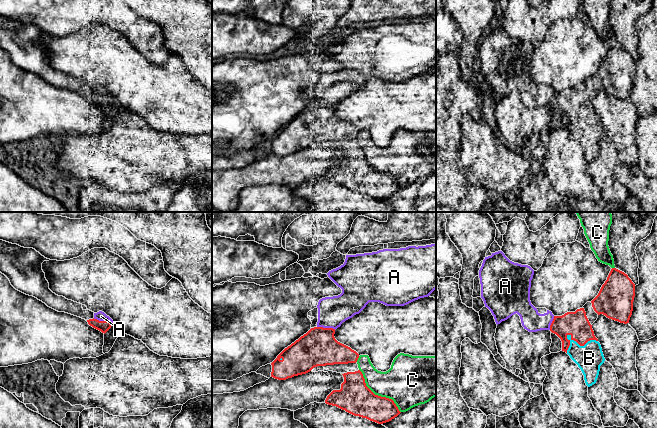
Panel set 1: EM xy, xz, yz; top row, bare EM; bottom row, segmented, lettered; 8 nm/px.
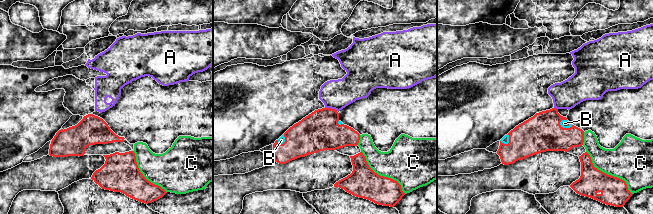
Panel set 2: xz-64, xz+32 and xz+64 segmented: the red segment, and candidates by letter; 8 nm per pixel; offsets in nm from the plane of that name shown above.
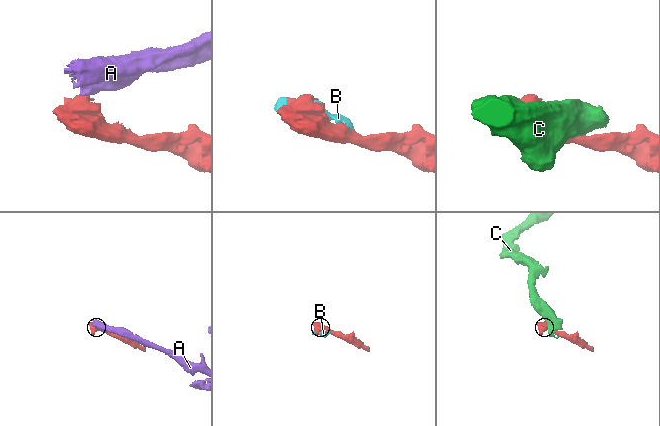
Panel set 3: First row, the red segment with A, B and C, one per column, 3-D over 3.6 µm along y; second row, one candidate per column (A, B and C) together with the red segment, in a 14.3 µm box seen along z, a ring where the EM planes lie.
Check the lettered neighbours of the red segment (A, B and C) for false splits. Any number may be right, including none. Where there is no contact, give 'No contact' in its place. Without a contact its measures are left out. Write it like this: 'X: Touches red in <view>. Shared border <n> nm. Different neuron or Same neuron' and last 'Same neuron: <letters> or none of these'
A: Touches red in xy. Shared border 170 nm. Different neuron
B: Touches red in yz. Shared border 280 nm. Same neuron
C: Touches red in xz. Shared border 480 nm. Different neuron
Same neuron: B

